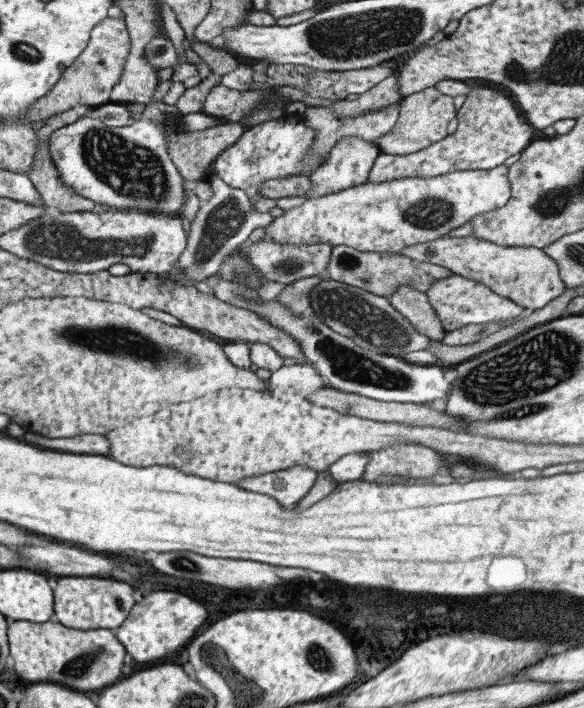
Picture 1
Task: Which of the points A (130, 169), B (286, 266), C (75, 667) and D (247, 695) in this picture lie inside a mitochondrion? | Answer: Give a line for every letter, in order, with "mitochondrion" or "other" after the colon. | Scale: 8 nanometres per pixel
A: mitochondrion
B: mitochondrion
C: mitochondrion
D: mitochondrion

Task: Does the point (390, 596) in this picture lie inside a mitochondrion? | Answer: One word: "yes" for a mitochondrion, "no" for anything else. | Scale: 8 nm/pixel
no

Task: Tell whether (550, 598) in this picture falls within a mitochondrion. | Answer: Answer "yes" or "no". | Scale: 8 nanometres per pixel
no

